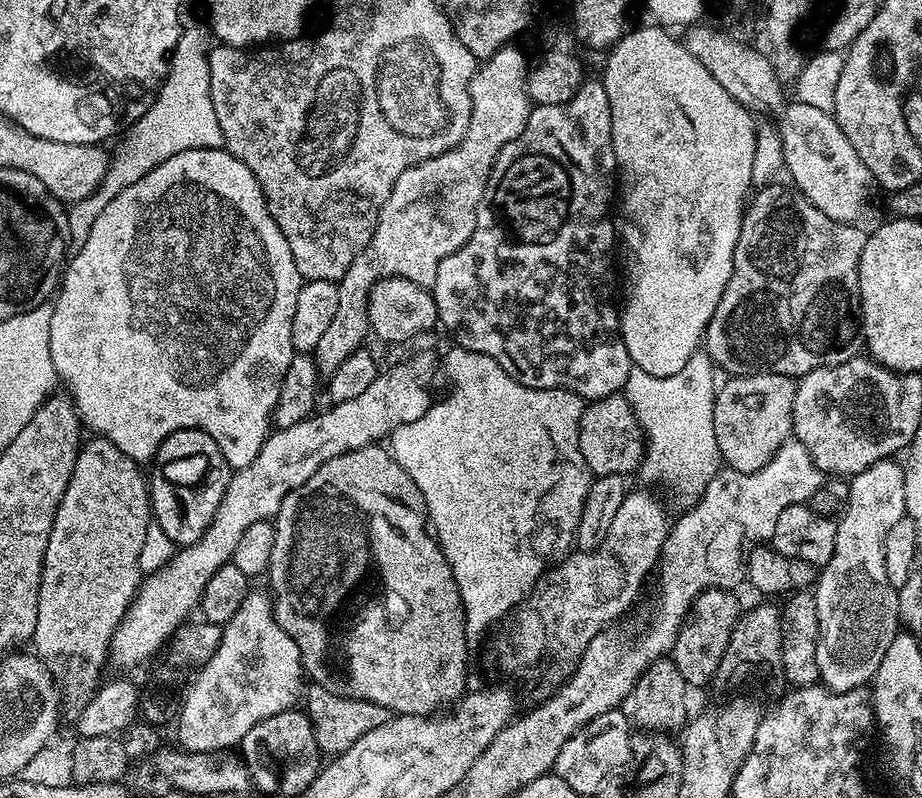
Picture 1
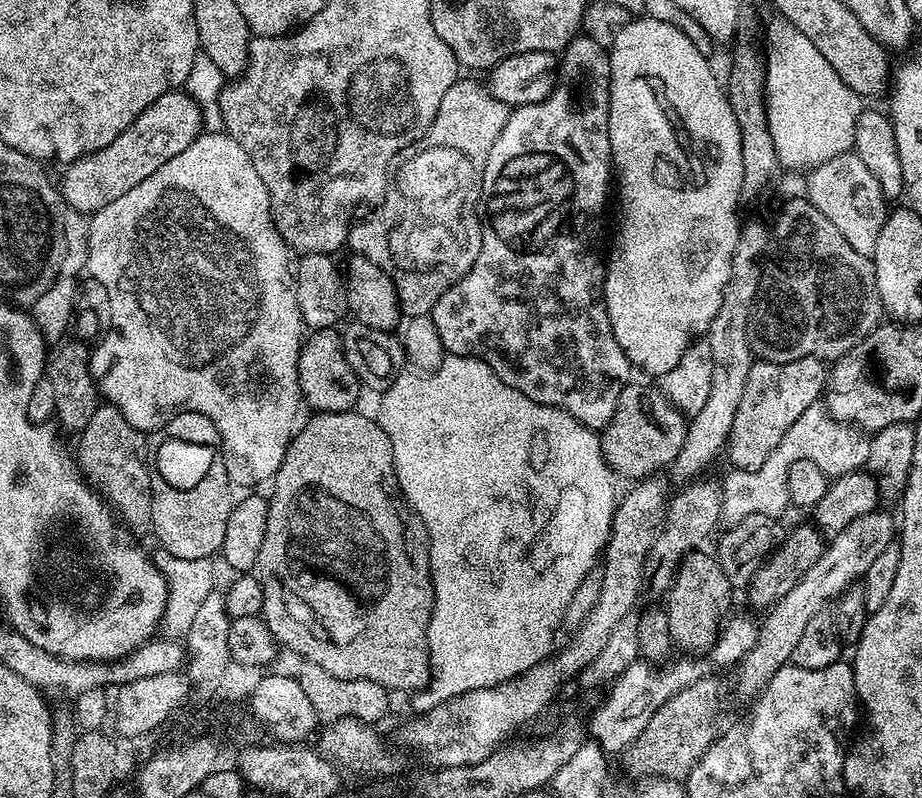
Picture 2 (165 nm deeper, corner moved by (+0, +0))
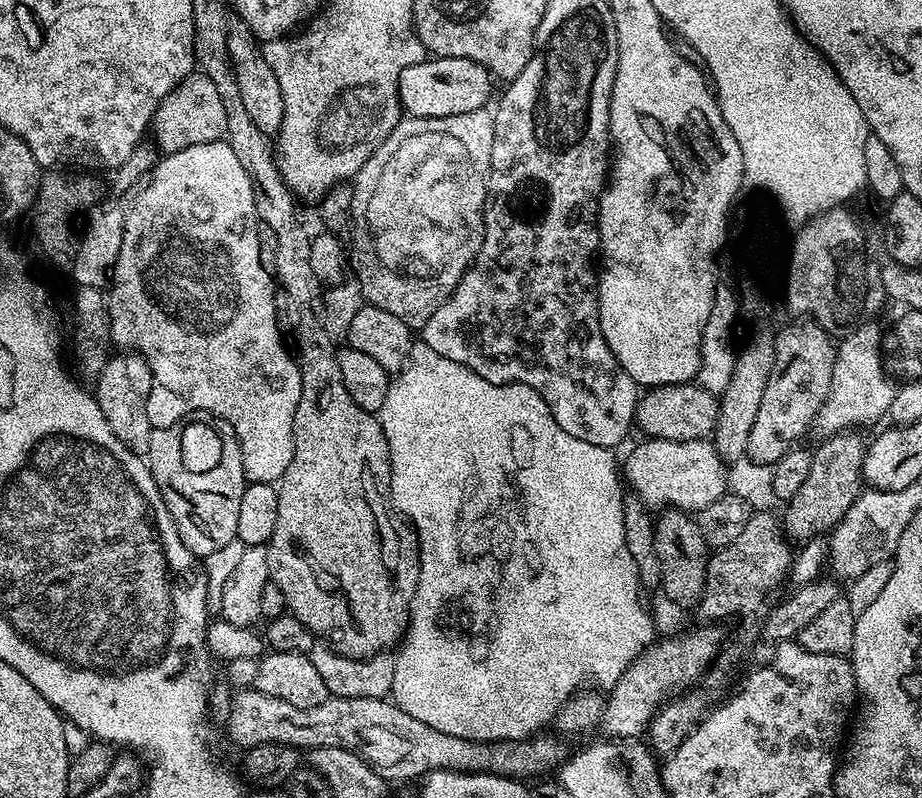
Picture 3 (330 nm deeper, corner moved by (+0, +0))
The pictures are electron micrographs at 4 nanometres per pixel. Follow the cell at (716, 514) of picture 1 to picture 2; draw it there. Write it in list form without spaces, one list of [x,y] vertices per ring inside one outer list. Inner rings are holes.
[[[817,402],[810,405],[806,410],[806,414],[802,414],[802,418],[798,418],[798,422],[794,422],[794,426],[790,426],[790,430],[786,430],[782,442],[778,442],[778,446],[770,454],[770,458],[766,458],[766,463],[763,466],[758,466],[758,470],[732,468],[725,474],[724,480],[719,481],[720,514],[723,523],[728,526],[737,524],[742,522],[742,518],[750,518],[750,514],[755,512],[764,512],[767,516],[780,518],[780,515],[786,510],[789,511],[790,508],[786,478],[790,478],[790,466],[794,466],[794,462],[799,460],[814,462],[814,466],[818,466],[818,470],[822,470],[830,478],[848,475],[851,472],[859,472],[868,462],[868,455],[870,454],[868,441],[869,437],[861,429],[851,424],[841,424],[833,420],[828,415],[823,403]]]

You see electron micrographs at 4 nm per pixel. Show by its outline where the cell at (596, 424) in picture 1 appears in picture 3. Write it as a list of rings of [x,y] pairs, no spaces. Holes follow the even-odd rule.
[[[697,383],[661,384],[658,388],[648,388],[645,393],[637,399],[634,415],[635,427],[640,427],[645,437],[686,442],[707,437],[715,427],[717,397]]]

